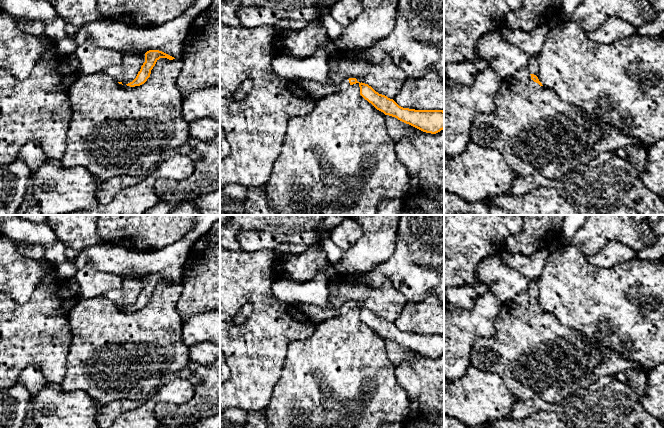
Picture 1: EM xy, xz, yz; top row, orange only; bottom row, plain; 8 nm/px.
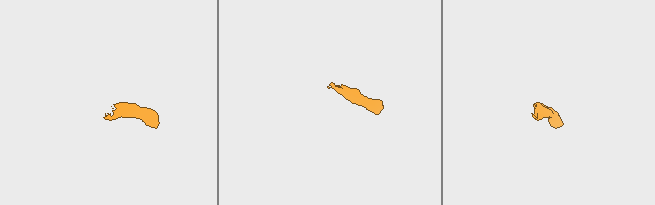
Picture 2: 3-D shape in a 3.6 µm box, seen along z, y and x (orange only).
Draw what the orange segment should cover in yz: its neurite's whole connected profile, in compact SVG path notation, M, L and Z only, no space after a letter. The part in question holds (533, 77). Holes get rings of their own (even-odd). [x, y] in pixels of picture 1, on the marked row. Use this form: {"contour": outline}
{"contour": "M530 55L529 61L528 61L528 64L527 64L527 68L530 72L531 79L534 82L538 83L540 86L543 86L542 83L539 81L539 79L537 77L537 74L539 72L539 62L538 62L537 56Z"}

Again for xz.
{"contour": "M349 78L336 85L336 91L343 91L350 85L359 84L360 95L377 110L397 118L423 132L436 134L444 129L443 110L415 110L399 106L393 99L379 94L371 86L360 83L356 78Z"}

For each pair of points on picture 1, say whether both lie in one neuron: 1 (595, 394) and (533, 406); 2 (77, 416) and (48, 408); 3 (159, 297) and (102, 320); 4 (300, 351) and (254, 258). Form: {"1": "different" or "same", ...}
{"1": "same", "2": "same", "3": "same", "4": "different"}

